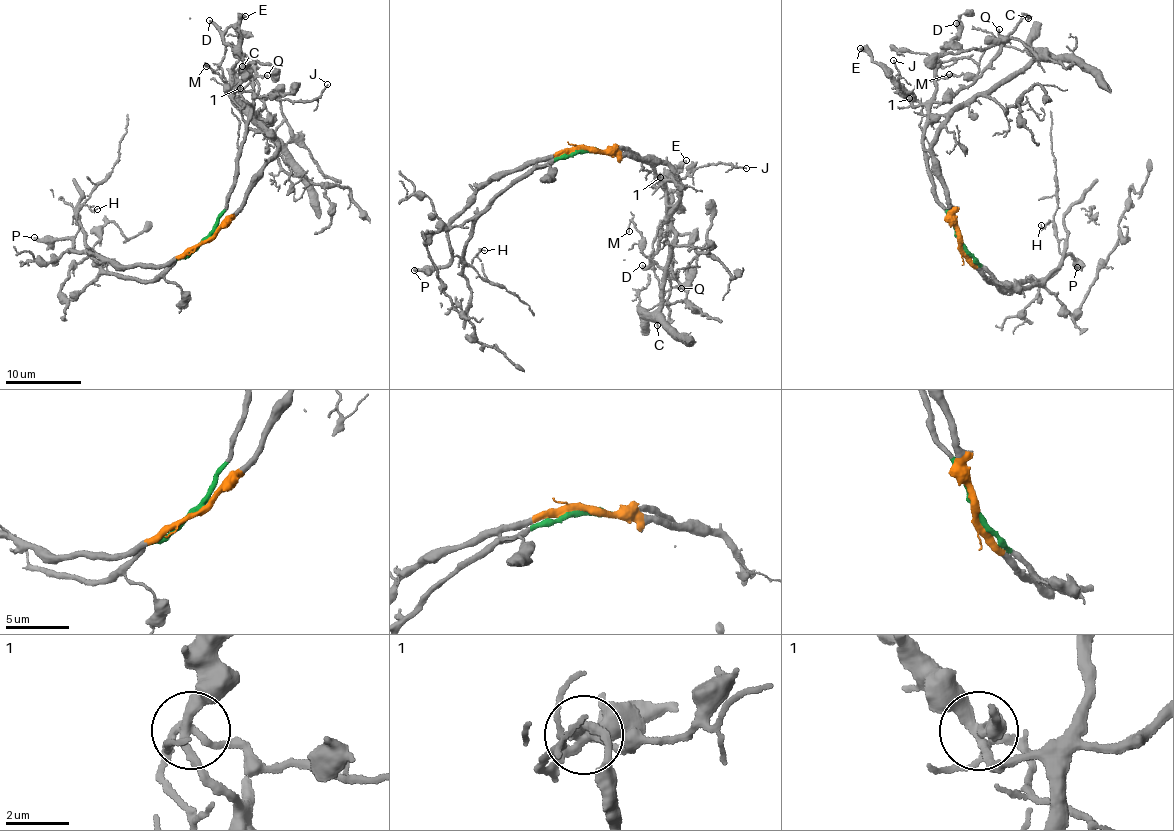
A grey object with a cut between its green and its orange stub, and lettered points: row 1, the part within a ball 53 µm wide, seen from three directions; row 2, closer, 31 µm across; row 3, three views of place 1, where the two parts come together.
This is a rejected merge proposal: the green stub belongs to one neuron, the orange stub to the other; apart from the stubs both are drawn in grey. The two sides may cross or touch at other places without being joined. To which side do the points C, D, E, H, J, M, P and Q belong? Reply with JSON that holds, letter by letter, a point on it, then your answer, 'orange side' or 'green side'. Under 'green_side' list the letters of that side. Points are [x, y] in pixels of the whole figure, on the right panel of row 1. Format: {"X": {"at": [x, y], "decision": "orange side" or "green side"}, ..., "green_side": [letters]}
{"C": {"at": [1028, 18], "decision": "green side"}, "D": {"at": [956, 23], "decision": "green side"}, "E": {"at": [860, 48], "decision": "green side"}, "H": {"at": [1041, 225], "decision": "orange side"}, "J": {"at": [893, 60], "decision": "orange side"}, "M": {"at": [949, 74], "decision": "orange side"}, "P": {"at": [1077, 267], "decision": "orange side"}, "Q": {"at": [999, 29], "decision": "orange side"}, "green_side": ["C", "D", "E"]}

